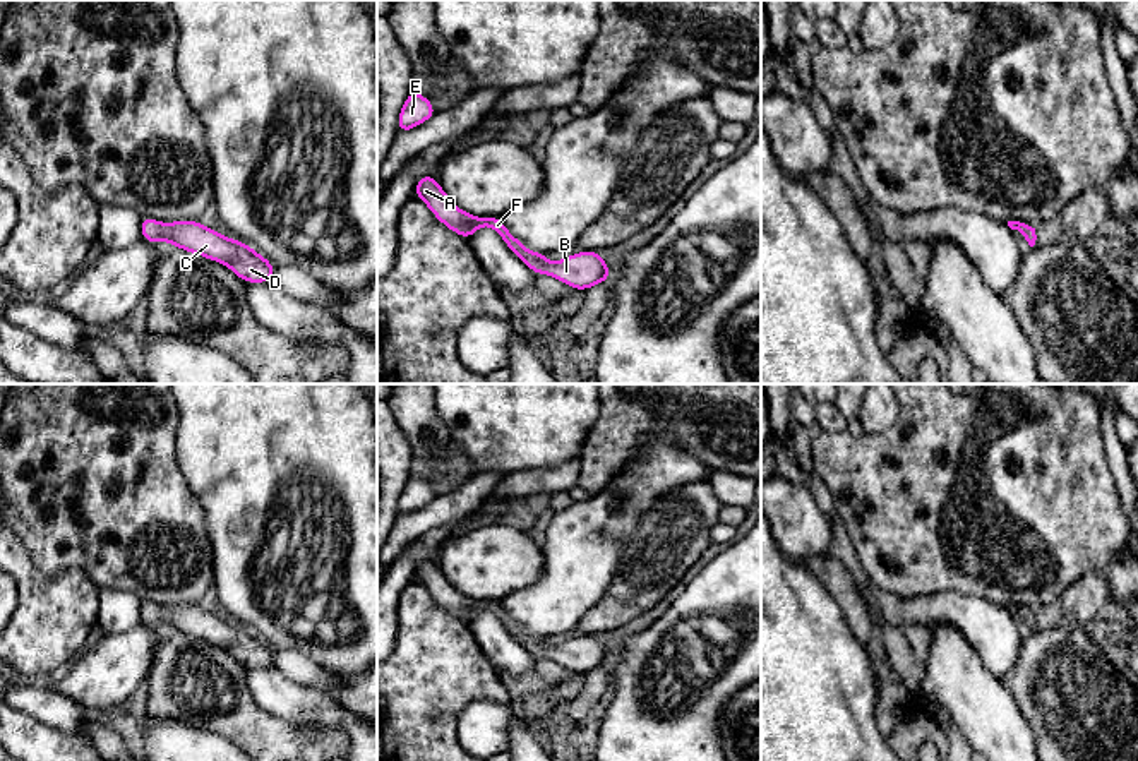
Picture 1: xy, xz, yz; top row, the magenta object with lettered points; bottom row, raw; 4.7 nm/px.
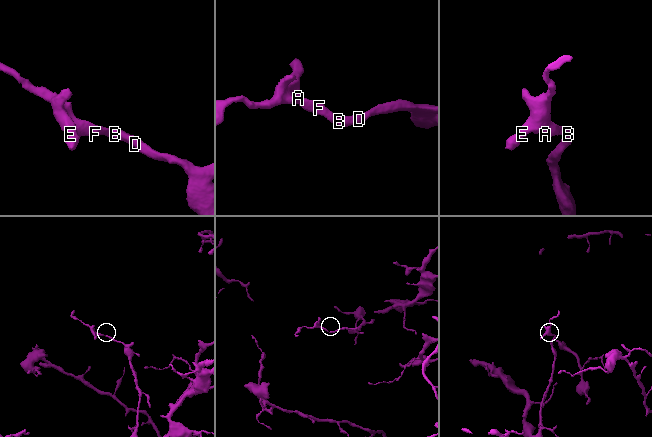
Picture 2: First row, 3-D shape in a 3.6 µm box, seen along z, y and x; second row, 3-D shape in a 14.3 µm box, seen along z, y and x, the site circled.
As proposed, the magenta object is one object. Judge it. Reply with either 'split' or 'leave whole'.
leave whole

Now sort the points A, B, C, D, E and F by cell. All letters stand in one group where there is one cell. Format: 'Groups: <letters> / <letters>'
Groups: A B C D E F

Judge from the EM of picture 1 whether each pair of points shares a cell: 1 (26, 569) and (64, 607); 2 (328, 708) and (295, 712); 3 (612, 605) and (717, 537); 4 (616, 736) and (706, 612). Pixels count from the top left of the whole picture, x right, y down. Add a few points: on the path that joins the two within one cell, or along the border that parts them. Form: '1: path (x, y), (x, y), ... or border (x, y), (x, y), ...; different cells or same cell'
1: path (35, 578), (55, 599); same cell
2: path (319, 708), (304, 708); same cell
3: border (717, 521), (710, 530), (710, 544); different cells
4: path (646, 705), (706, 643); same cell

